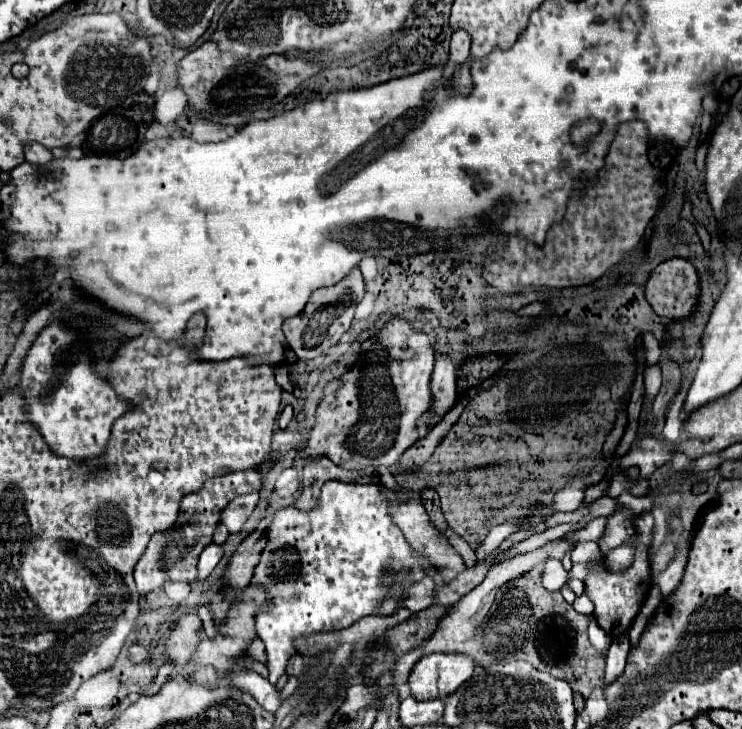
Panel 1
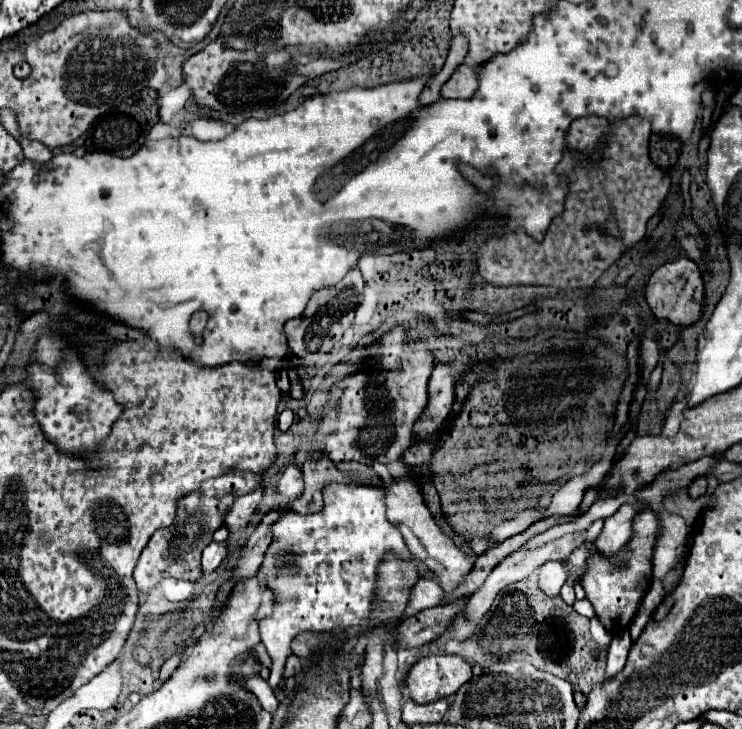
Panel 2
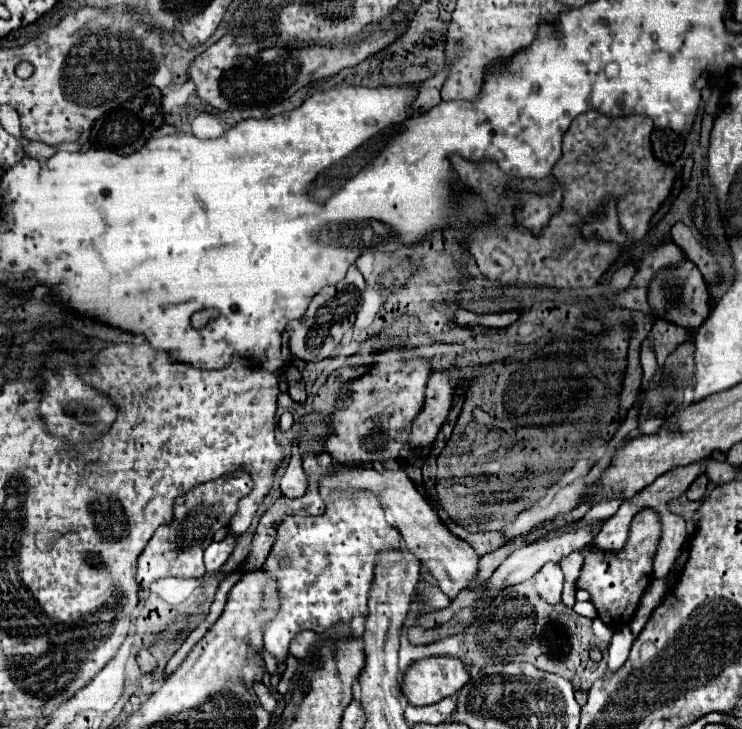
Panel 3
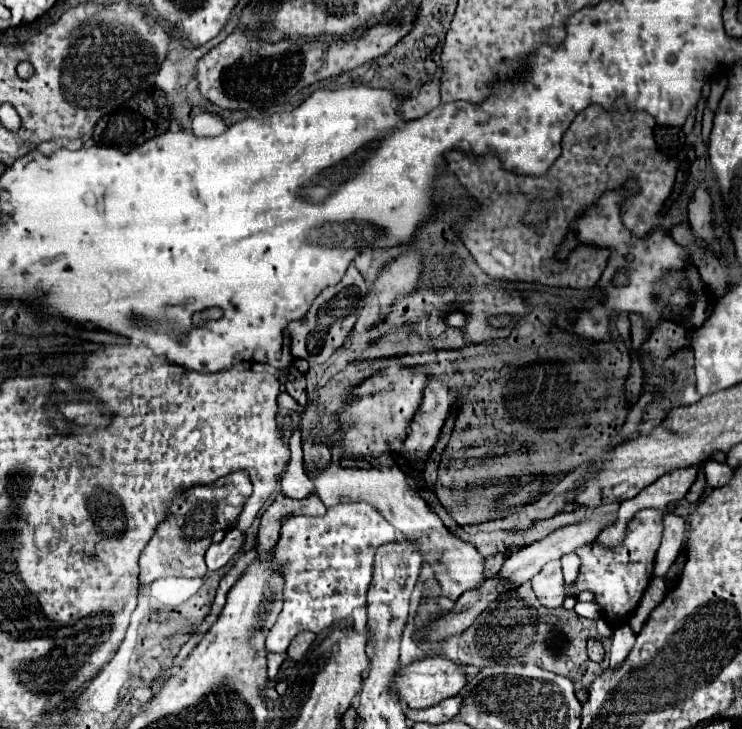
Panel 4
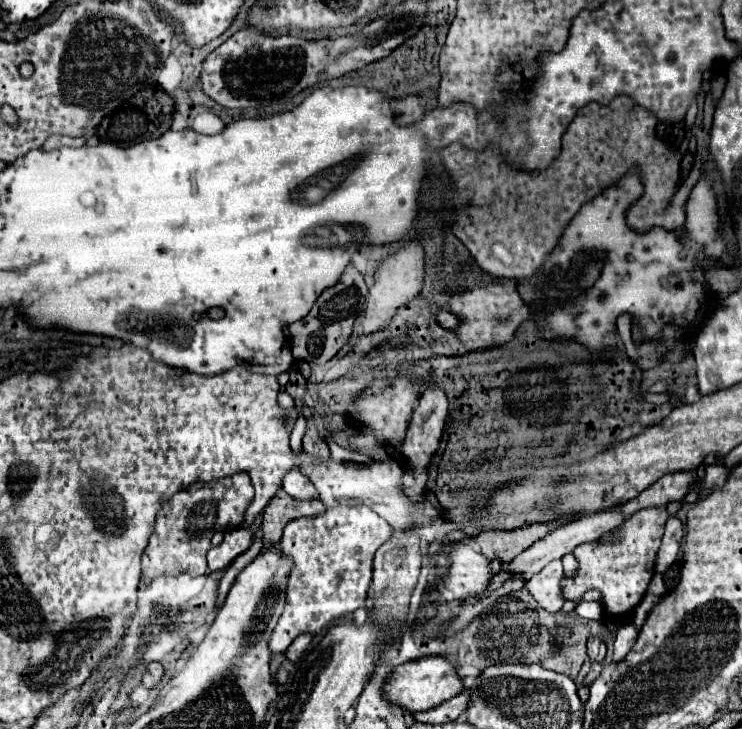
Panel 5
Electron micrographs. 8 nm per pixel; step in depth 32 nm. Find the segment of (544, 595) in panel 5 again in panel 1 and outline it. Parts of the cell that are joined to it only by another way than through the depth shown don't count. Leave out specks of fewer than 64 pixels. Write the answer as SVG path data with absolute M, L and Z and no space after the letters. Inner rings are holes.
M548 560L544 574L542 574L542 582L548 590L560 590L564 586L564 582L568 580L568 572L562 568L560 560Z

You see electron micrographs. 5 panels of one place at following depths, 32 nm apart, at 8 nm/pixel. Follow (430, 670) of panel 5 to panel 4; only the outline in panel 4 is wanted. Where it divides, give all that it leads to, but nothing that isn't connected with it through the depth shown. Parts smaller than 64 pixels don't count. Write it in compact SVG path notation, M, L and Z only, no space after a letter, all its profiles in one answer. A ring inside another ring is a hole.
M428 656L422 660L416 660L404 668L400 668L400 676L396 678L396 694L406 700L412 708L428 708L432 704L438 704L444 698L456 696L466 686L466 674L462 672L462 666L440 656Z

